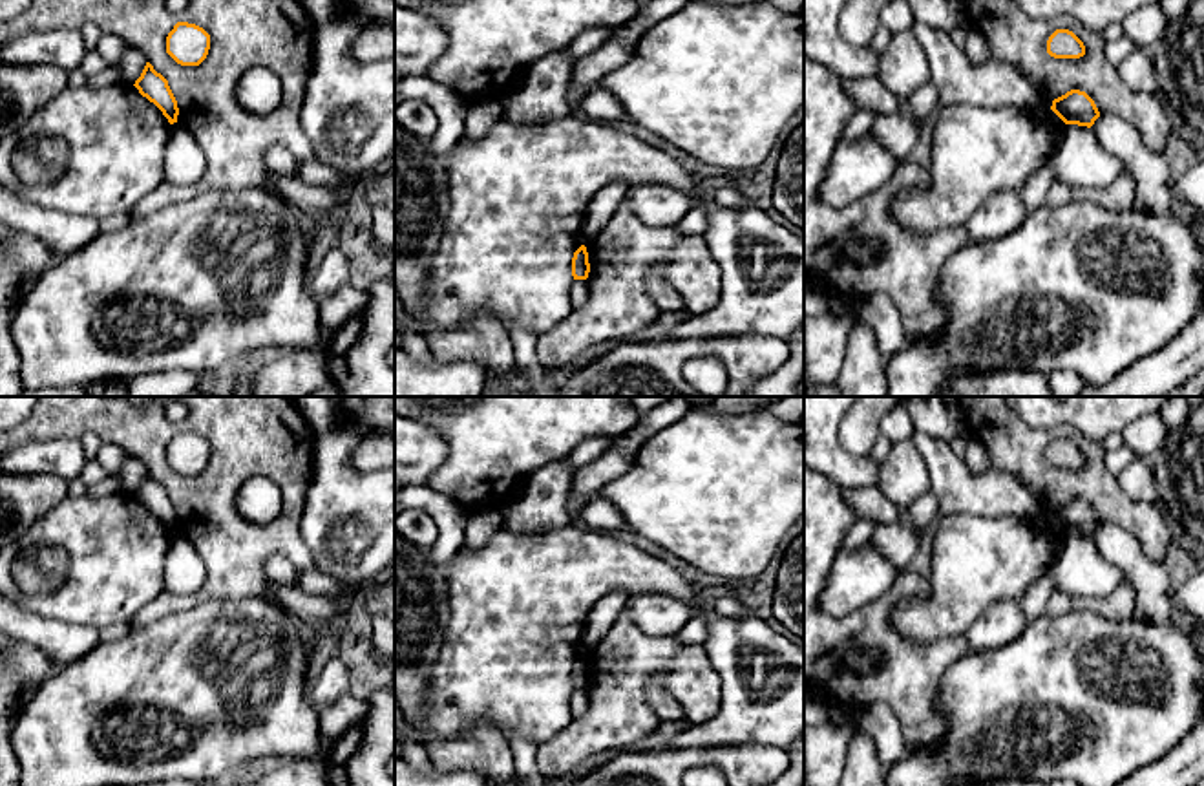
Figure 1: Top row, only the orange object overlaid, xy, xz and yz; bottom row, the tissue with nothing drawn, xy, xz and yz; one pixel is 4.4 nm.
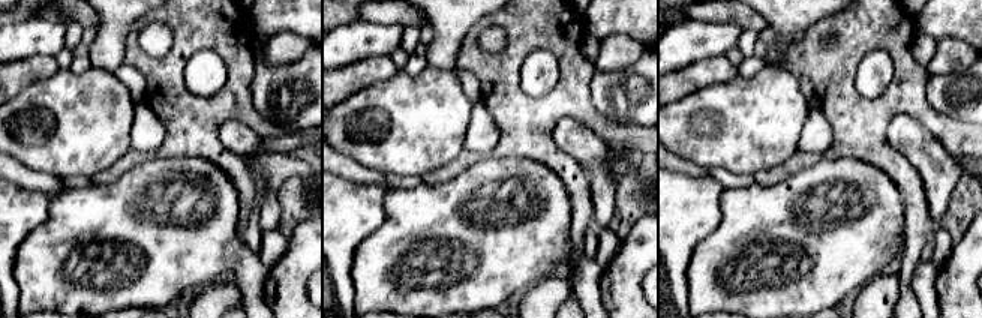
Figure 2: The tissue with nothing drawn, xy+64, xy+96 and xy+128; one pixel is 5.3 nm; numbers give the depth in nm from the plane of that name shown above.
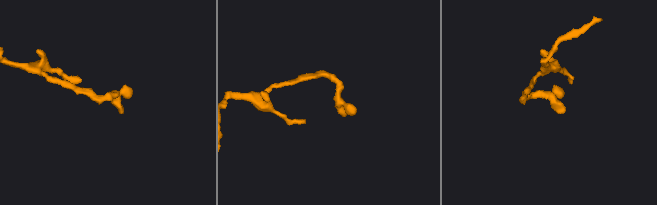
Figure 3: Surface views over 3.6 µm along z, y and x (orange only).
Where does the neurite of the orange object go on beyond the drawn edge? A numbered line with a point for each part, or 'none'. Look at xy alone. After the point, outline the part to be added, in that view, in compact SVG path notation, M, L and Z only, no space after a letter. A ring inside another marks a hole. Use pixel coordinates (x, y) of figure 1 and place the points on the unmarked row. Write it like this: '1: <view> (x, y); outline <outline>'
none

